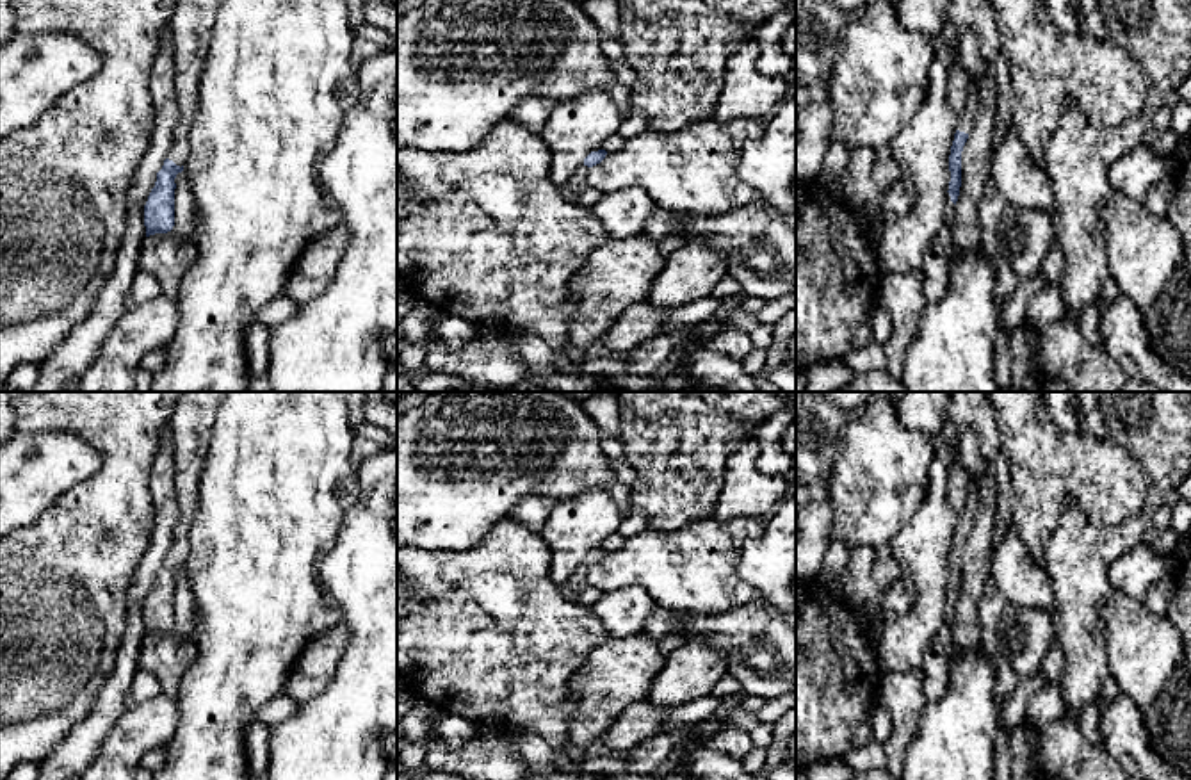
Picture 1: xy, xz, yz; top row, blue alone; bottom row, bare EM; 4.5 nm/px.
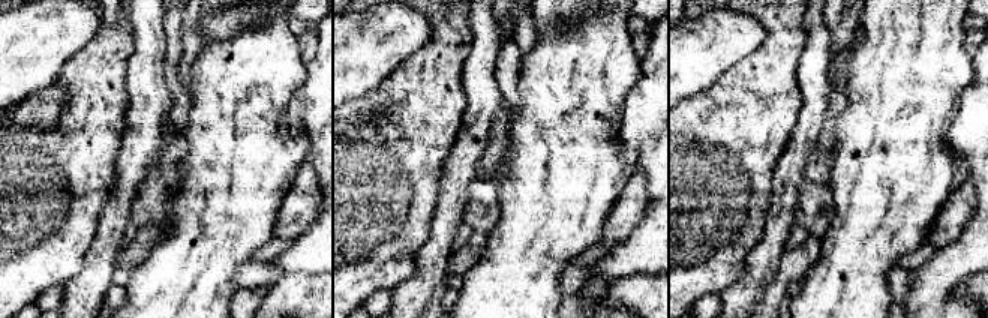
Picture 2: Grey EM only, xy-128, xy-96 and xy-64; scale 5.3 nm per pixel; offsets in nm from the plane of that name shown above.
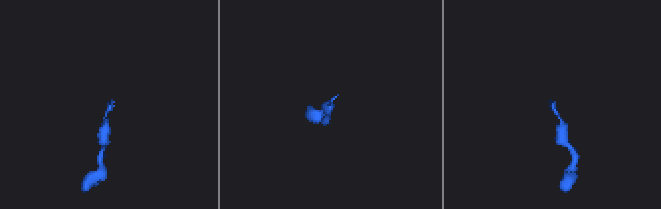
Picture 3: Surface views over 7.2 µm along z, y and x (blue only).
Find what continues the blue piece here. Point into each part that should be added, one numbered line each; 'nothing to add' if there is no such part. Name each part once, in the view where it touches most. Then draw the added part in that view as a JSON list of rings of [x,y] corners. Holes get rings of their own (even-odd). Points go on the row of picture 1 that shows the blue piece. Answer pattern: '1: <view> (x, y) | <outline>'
1: xy (193, 22) | [[[178,0],[169,23],[174,37],[174,93],[180,119],[167,158],[180,167],[190,153],[189,132],[199,109],[199,75],[221,4],[223,0]]]

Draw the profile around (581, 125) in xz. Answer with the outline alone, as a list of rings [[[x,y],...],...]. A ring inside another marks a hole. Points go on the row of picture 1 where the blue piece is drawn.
[[[604,91],[552,103],[539,134],[552,151],[550,180],[563,187],[591,151],[618,134],[621,114]]]

